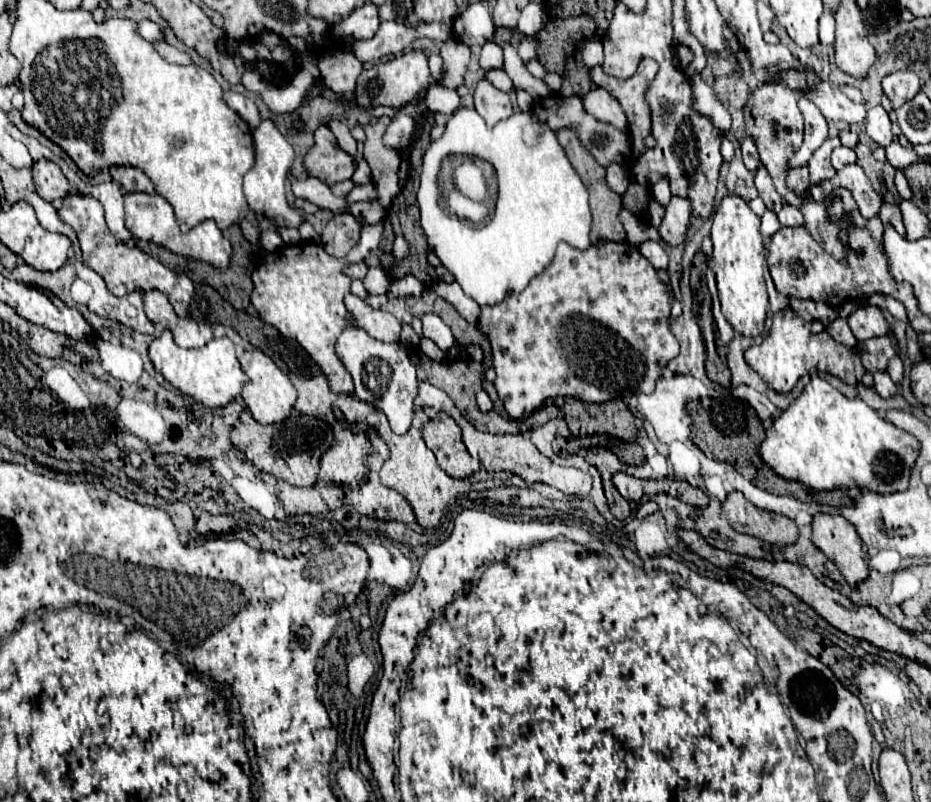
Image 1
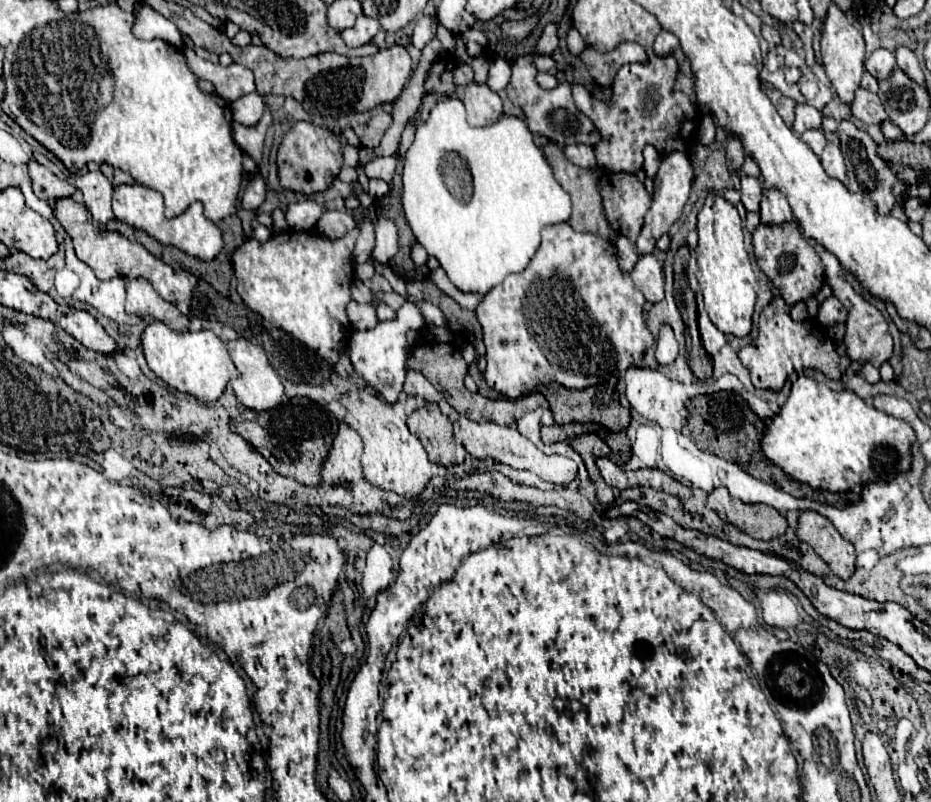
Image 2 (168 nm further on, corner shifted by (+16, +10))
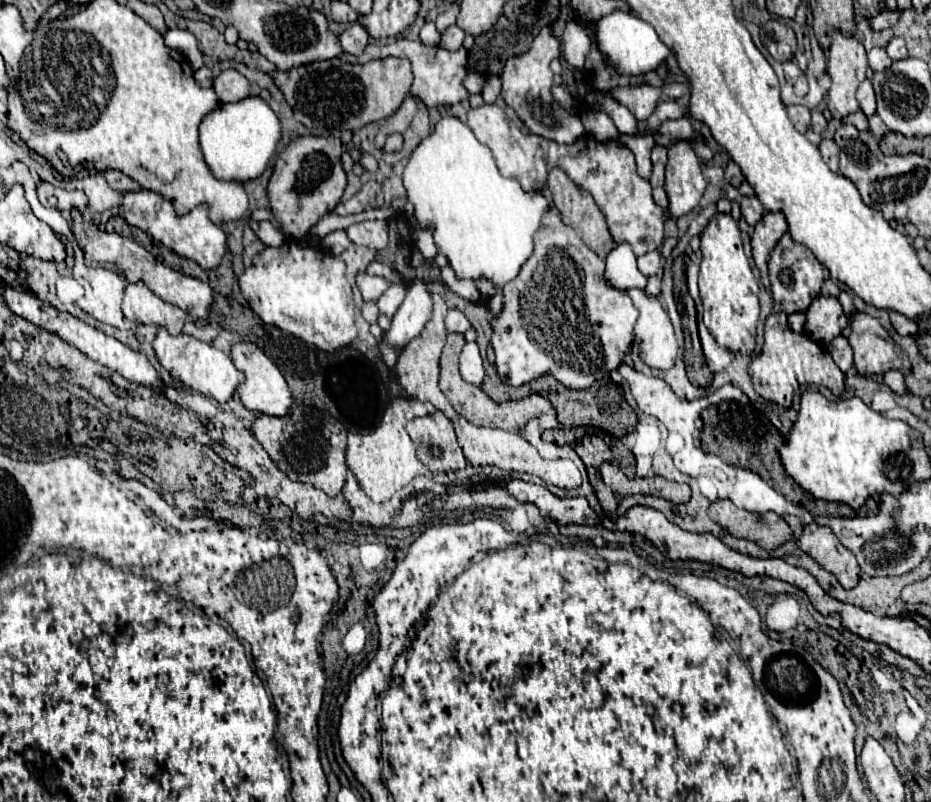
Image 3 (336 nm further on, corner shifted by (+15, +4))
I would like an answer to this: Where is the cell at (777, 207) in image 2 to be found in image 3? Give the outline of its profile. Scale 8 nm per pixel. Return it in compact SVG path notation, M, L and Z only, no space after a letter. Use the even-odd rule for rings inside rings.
M765 213L763 219L755 225L755 233L751 237L753 259L761 273L761 283L768 293L771 293L767 264L769 255L785 231L787 231L787 221L785 221L783 213Z

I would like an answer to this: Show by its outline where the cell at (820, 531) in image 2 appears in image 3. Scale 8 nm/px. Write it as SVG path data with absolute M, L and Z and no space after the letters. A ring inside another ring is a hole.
M809 523L803 527L803 535L797 539L797 547L811 555L825 571L833 573L845 589L853 589L859 583L859 565L855 555L841 545L829 527Z

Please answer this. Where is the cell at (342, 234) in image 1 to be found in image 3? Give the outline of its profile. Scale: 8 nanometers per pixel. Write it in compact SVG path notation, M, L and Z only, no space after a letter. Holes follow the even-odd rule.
M361 221L345 229L349 239L357 245L365 245L371 249L385 249L387 247L387 223L385 221Z

